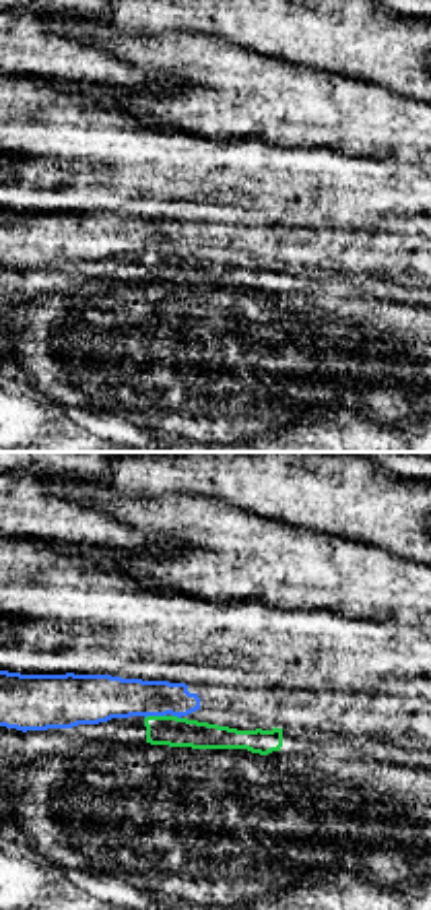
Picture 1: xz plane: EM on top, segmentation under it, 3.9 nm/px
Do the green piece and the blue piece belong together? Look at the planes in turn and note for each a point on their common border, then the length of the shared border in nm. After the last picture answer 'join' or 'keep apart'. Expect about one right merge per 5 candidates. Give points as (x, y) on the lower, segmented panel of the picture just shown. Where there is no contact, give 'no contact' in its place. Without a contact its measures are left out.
contact (155, 717); length 90 nm

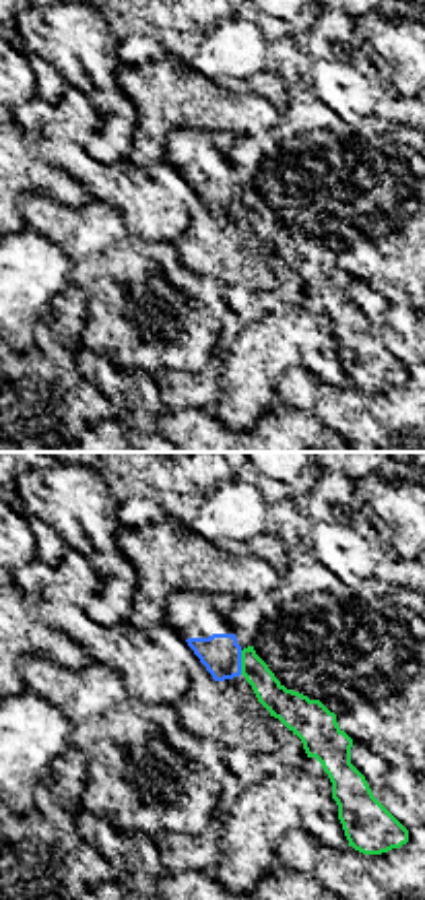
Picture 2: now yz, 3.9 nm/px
contact (242, 663); length 100 nm

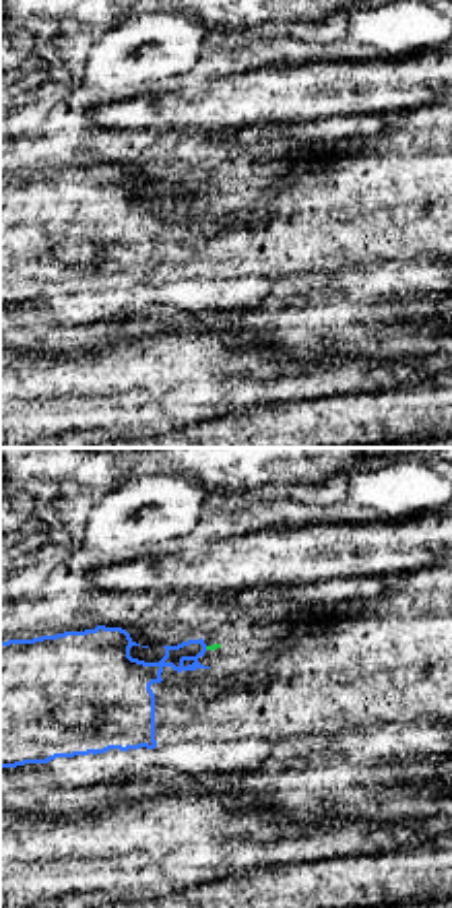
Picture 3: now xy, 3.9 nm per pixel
no contact

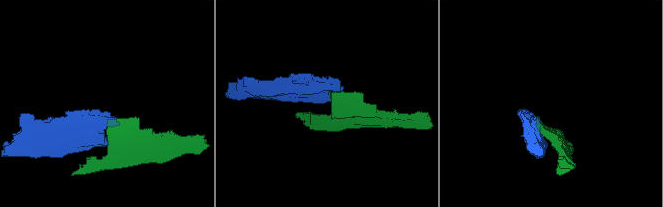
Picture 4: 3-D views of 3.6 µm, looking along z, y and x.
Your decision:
keep apart

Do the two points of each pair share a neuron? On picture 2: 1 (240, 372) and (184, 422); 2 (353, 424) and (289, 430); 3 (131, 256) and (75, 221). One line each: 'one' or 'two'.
1: two
2: two
3: one

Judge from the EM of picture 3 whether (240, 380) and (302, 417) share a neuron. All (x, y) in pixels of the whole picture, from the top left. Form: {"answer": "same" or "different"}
{"answer": "different"}

